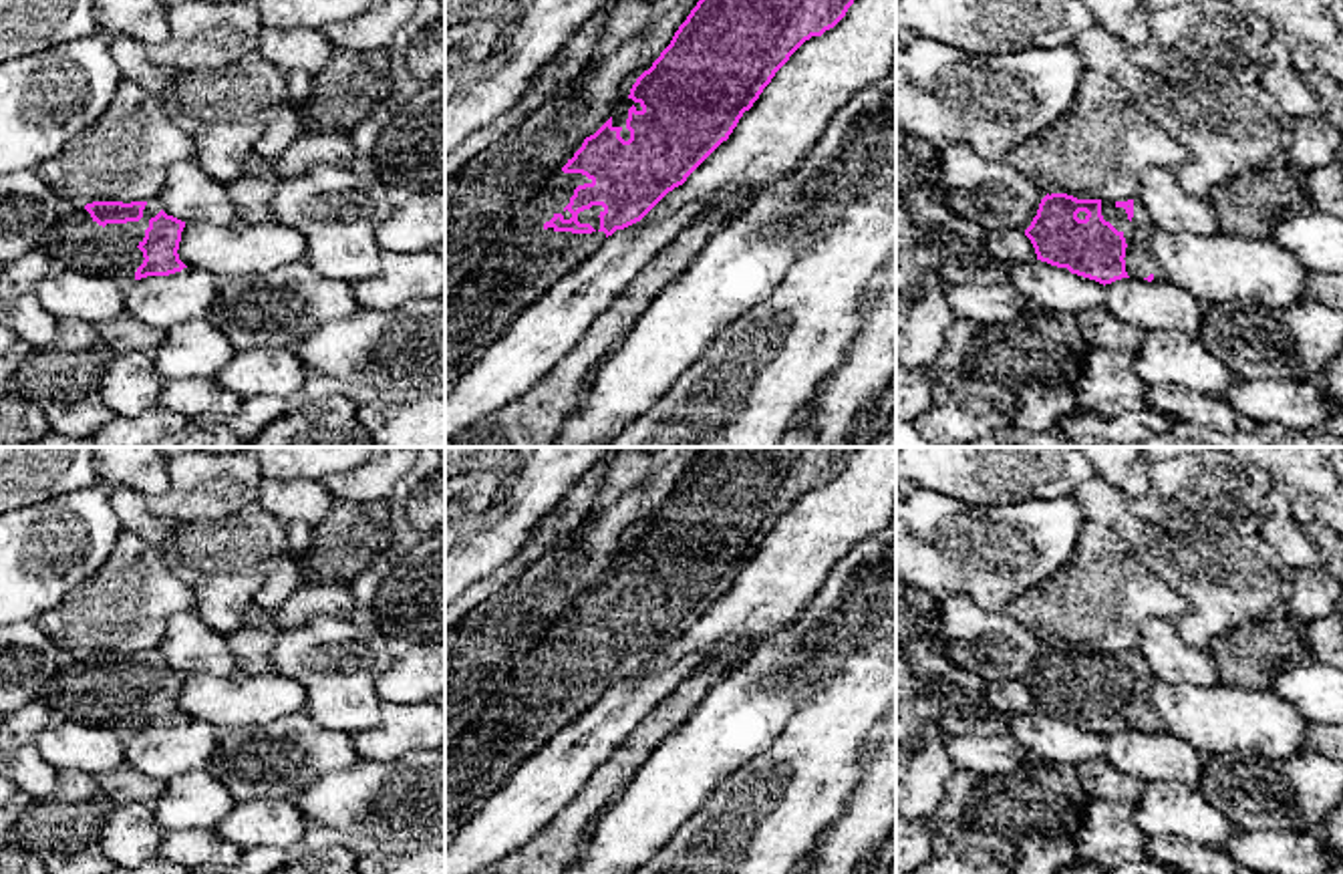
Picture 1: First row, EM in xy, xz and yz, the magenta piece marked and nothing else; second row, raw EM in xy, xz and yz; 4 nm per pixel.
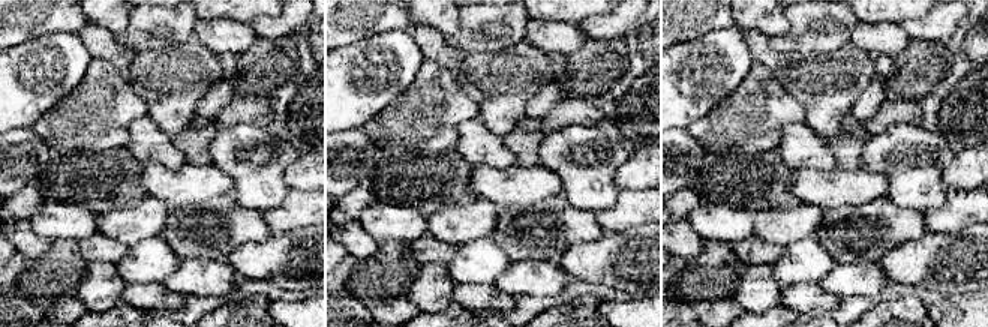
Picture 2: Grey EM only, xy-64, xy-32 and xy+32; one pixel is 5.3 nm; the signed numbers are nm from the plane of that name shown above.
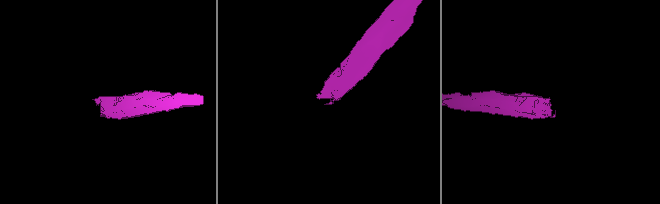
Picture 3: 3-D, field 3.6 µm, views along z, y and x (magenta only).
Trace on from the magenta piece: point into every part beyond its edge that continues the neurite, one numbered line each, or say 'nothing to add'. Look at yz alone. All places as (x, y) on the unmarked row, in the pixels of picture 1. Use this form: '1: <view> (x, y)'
1: yz (1140, 715)

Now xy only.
1: xy (77, 693)

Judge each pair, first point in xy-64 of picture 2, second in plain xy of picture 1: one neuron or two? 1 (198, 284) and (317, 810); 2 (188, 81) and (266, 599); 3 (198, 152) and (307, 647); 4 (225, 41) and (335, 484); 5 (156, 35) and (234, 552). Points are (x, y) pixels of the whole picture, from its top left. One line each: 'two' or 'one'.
1: two
2: two
3: two
4: two
5: two

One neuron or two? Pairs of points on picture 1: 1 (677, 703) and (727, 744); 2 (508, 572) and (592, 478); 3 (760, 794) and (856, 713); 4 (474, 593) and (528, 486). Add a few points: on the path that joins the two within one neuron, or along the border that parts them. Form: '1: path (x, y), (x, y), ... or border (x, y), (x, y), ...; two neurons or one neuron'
1: border (719, 677), (693, 711), (655, 746); two neurons
2: path (532, 550), (576, 502); one neuron
3: path (784, 786), (832, 738); one neuron
4: border (492, 574), (466, 591); two neurons

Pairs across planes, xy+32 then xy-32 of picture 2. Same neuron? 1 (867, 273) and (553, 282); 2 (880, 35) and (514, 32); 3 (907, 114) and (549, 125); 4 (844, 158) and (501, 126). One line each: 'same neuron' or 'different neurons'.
1: same neuron
2: different neurons
3: same neuron
4: different neurons

